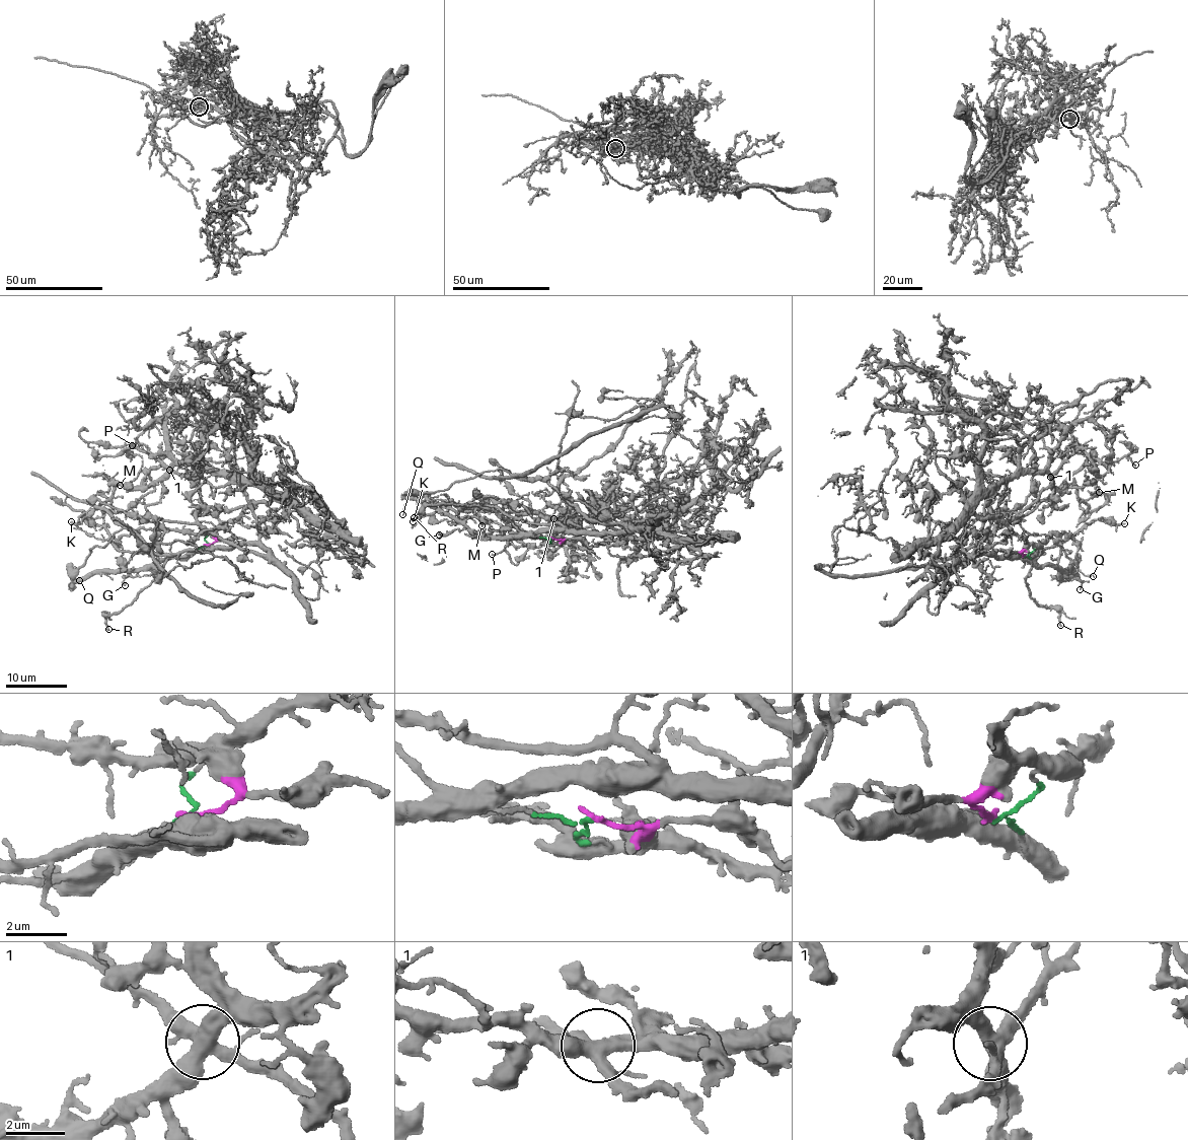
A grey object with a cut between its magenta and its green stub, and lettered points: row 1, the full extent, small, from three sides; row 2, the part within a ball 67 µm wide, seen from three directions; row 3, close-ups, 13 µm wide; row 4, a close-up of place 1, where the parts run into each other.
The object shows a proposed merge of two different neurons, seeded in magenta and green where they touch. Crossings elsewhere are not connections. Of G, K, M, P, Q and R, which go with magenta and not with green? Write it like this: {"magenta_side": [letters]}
{"magenta_side": ["M", "P"]}

